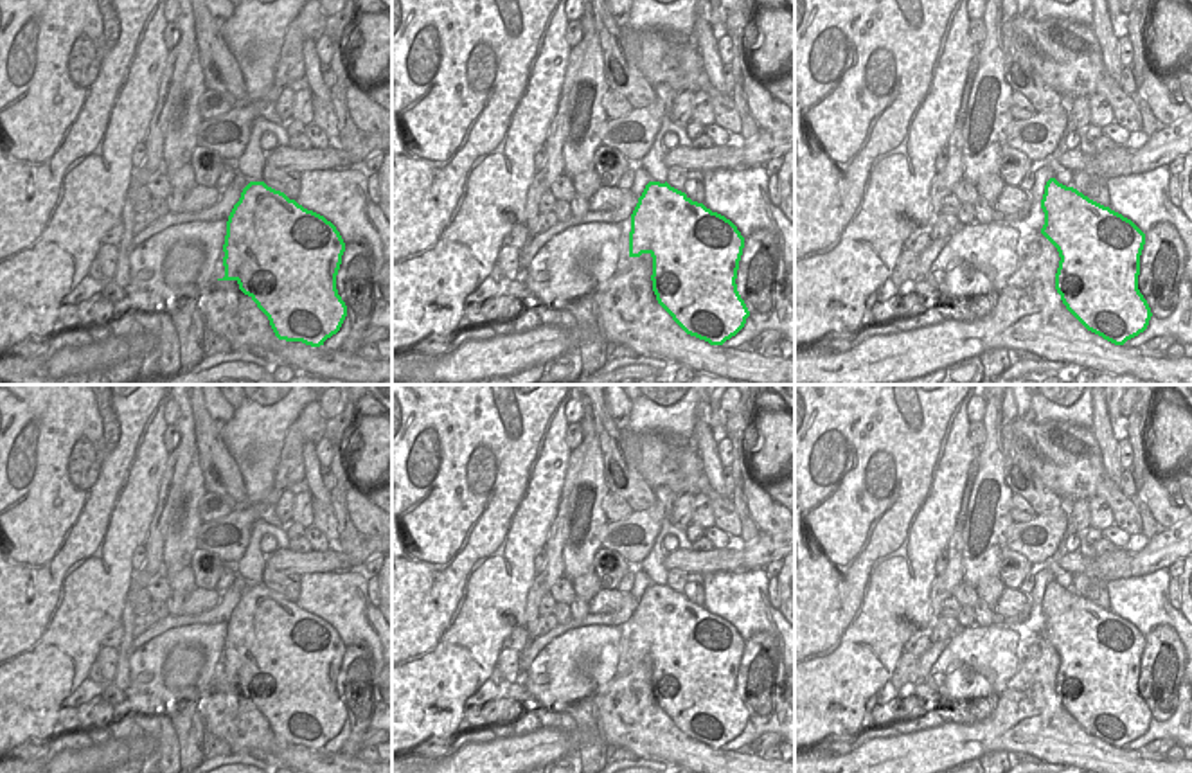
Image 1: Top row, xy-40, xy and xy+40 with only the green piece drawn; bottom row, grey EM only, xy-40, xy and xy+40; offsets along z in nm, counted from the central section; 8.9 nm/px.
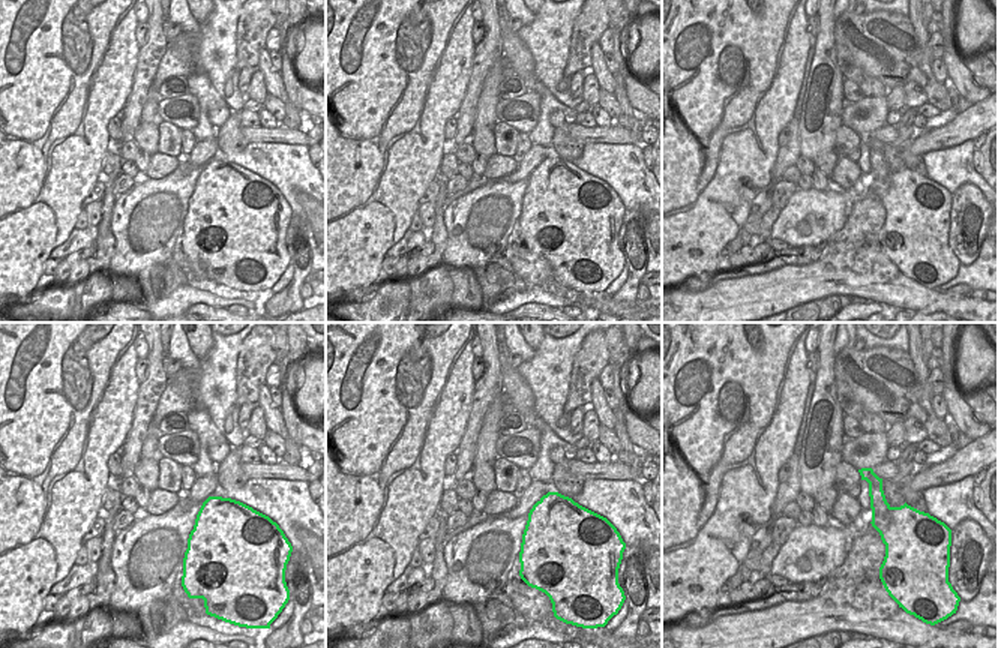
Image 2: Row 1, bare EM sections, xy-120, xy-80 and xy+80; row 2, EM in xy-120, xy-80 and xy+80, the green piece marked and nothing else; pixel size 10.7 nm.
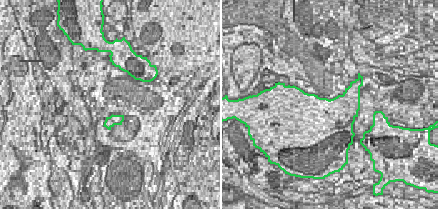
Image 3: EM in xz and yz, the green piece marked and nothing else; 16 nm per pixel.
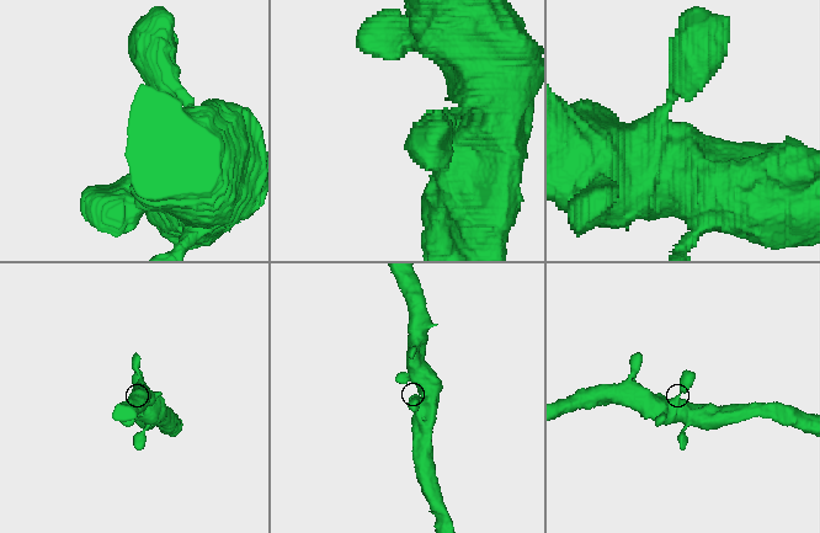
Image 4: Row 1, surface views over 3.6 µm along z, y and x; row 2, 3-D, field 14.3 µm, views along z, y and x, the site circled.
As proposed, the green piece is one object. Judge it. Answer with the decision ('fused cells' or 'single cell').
single cell

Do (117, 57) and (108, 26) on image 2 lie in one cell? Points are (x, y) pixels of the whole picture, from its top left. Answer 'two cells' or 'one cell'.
one cell

